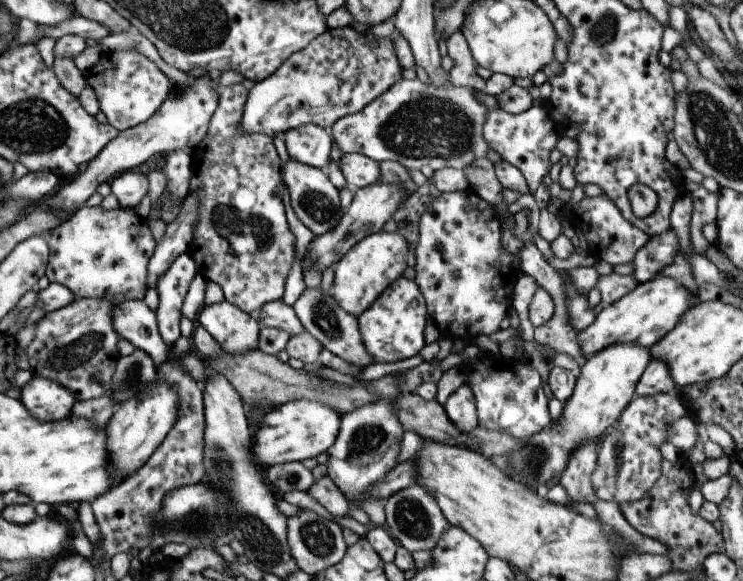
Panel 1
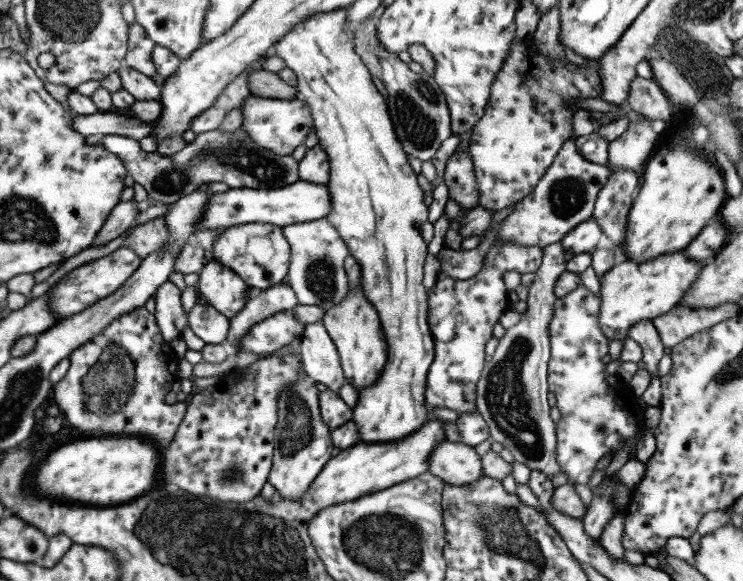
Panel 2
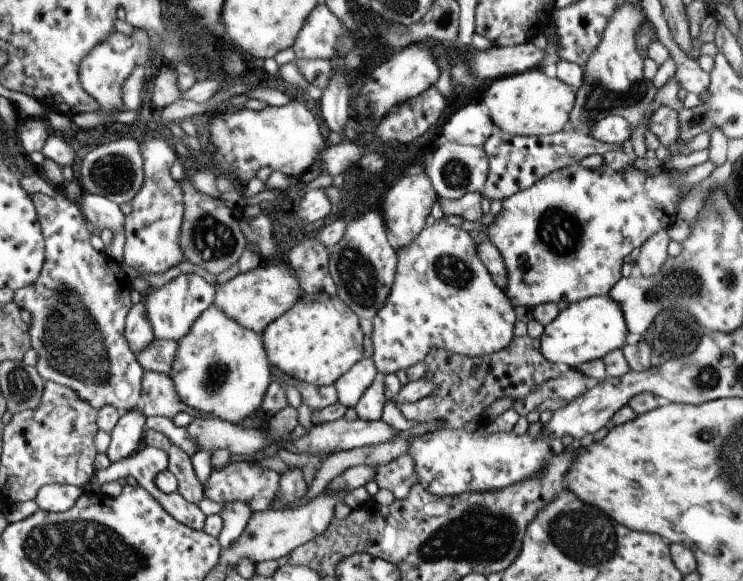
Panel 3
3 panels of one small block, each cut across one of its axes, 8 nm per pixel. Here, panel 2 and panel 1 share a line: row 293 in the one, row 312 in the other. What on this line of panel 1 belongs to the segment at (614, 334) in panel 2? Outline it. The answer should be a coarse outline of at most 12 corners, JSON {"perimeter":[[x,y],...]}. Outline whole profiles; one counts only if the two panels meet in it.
{"perimeter":[[672,278],[640,283],[579,331],[584,360],[612,344],[650,349],[692,292]]}

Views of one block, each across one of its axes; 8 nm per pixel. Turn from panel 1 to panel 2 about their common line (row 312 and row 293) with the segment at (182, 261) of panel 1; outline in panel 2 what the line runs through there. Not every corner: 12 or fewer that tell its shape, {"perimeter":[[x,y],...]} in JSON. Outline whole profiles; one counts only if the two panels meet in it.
{"perimeter":[[168,280],[154,297],[165,341],[182,337],[188,322],[181,290]]}

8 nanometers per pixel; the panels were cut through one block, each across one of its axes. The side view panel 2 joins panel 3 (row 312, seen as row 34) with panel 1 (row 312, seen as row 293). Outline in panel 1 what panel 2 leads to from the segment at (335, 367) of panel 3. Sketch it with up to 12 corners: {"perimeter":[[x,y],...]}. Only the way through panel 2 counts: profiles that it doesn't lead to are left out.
{"perimeter":[[400,276],[357,319],[374,363],[426,346],[426,302]]}

